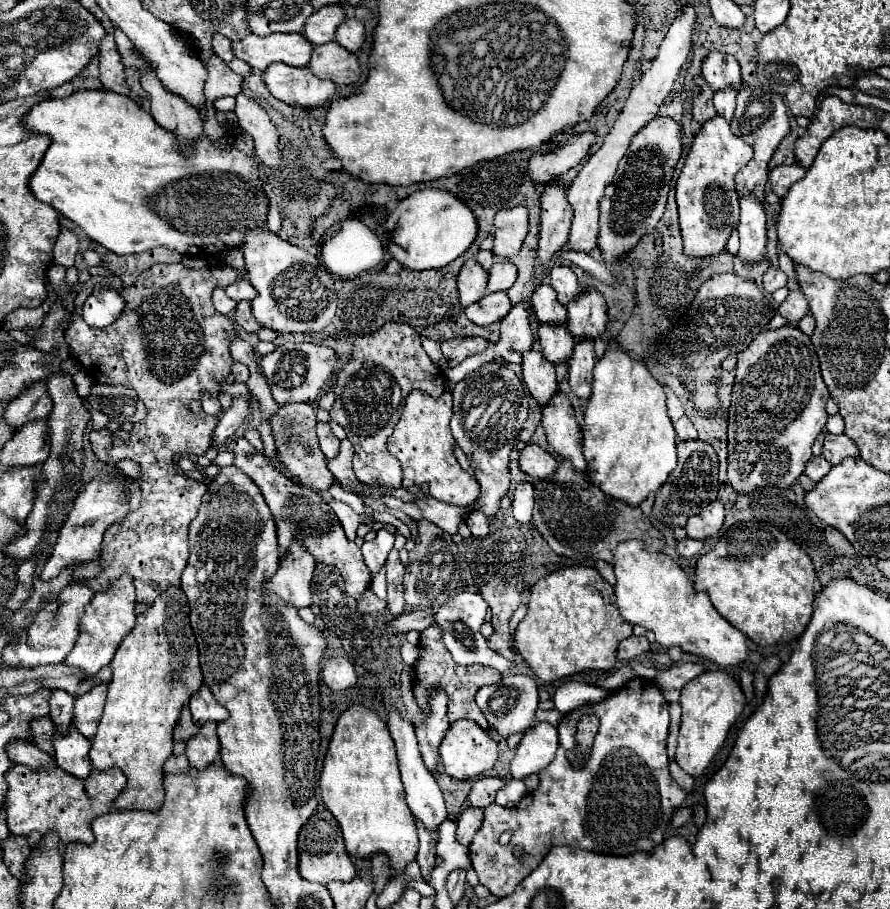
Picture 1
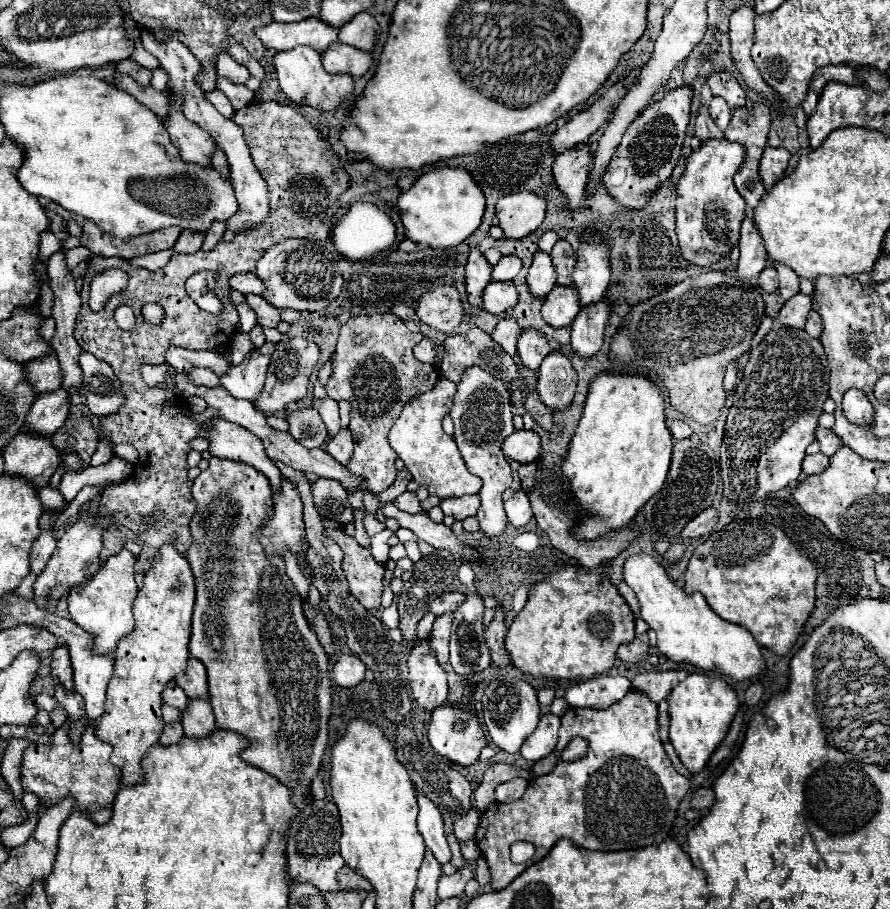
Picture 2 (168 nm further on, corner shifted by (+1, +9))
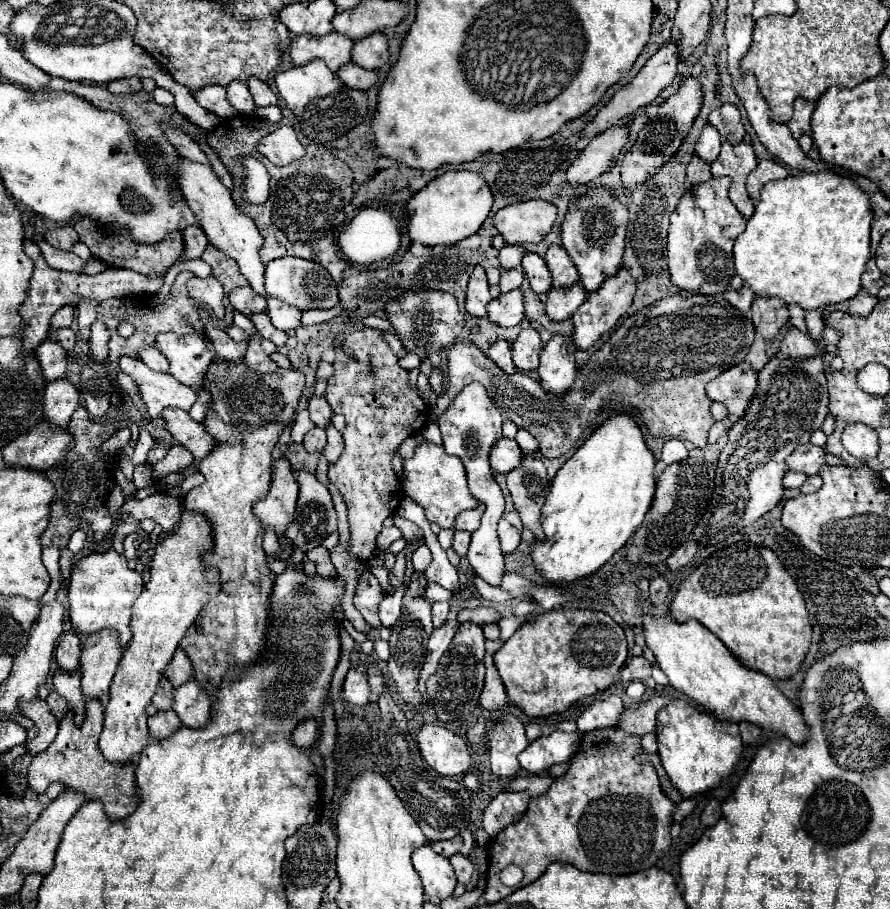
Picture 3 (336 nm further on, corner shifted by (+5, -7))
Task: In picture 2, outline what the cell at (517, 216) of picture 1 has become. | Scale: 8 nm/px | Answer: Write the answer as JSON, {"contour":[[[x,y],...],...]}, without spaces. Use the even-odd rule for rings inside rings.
{"contour":[[[516,192],[496,202],[496,218],[506,238],[524,238],[538,230],[546,214],[546,202],[532,192]]]}

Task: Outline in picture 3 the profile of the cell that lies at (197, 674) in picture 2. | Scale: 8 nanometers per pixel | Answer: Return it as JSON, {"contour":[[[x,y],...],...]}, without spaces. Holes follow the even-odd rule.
{"contour":[[[182,648],[176,650],[176,654],[170,660],[168,670],[164,674],[172,682],[174,688],[178,688],[180,684],[184,684],[184,682],[188,682],[192,678],[192,664],[190,664],[190,660],[188,660],[188,656],[186,656],[186,652]]]}

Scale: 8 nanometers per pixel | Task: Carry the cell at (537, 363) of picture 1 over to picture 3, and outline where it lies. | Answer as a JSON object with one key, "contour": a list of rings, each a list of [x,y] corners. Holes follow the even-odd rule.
{"contour":[[[534,328],[522,330],[512,344],[512,360],[516,368],[522,372],[534,372],[538,368],[540,348],[542,348],[540,334]]]}

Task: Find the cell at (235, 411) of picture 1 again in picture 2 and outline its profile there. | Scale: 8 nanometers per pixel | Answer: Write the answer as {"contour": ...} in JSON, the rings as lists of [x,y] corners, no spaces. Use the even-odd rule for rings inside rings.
{"contour":[[[252,354],[250,360],[244,360],[240,366],[230,366],[228,374],[224,374],[222,386],[234,396],[254,402],[264,388],[264,376],[268,368],[268,356]]]}

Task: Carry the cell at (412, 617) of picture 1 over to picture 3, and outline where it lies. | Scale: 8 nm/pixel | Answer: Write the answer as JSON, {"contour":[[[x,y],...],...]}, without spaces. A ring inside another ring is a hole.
{"contour":[[[488,606],[460,612],[460,622],[476,622],[478,626],[484,626],[484,624],[498,624],[500,618],[502,618],[502,616],[500,616],[494,608],[488,608]]]}

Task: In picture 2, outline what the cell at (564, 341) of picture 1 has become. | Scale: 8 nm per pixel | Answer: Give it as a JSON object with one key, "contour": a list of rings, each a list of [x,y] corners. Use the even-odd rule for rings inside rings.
{"contour":[[[556,286],[542,304],[542,318],[552,328],[566,328],[574,322],[580,306],[576,304],[576,290],[572,286],[560,288]]]}

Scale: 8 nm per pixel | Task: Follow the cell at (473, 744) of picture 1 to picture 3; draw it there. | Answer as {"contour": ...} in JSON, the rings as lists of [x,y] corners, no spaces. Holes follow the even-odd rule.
{"contour":[[[424,724],[416,742],[426,764],[440,776],[462,776],[470,768],[468,744],[462,736],[440,724]]]}

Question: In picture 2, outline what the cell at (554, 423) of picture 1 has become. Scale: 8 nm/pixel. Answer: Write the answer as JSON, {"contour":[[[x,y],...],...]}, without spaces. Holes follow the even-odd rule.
{"contour":[[[550,352],[540,366],[536,388],[540,400],[552,412],[564,412],[572,404],[576,390],[576,370],[570,358],[562,352]]]}

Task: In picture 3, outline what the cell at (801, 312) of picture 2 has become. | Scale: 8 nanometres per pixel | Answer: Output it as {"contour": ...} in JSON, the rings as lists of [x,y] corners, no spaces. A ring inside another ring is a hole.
{"contour":[[[790,328],[786,332],[782,346],[780,346],[780,352],[786,358],[814,358],[814,356],[824,354],[824,350],[818,350],[816,342],[808,334],[802,334],[796,328]]]}

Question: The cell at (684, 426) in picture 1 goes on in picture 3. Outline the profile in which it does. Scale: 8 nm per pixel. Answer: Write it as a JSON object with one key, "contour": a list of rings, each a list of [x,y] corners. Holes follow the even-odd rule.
{"contour":[[[672,438],[664,444],[664,448],[662,448],[662,462],[664,464],[674,464],[674,462],[680,462],[684,458],[688,458],[688,450],[686,450],[682,440]]]}

